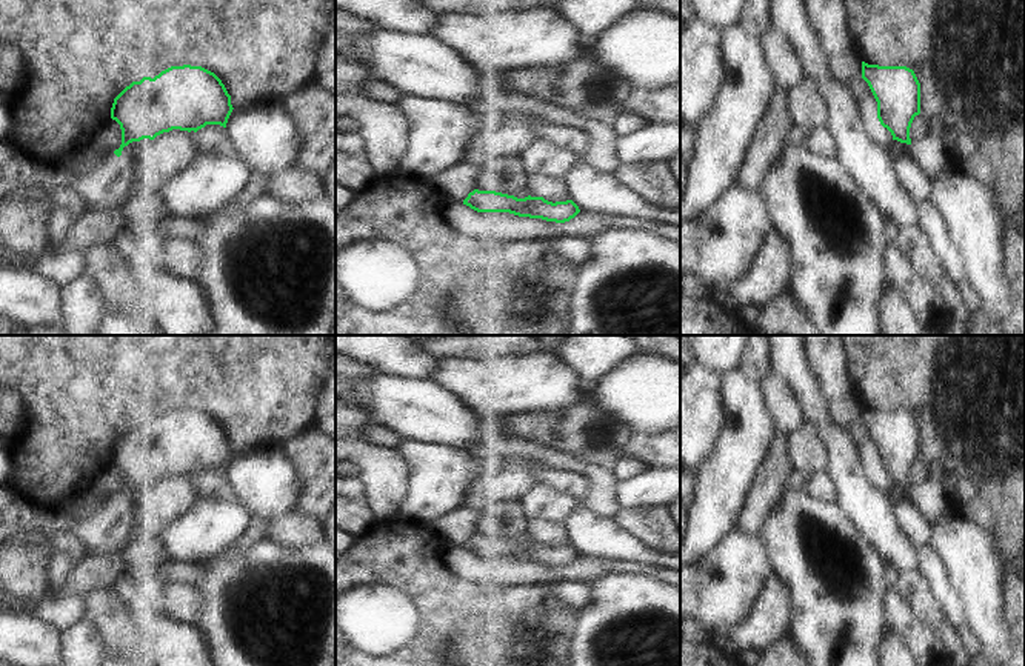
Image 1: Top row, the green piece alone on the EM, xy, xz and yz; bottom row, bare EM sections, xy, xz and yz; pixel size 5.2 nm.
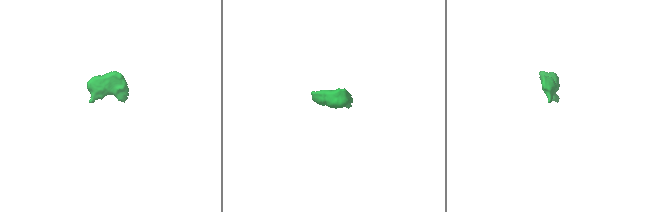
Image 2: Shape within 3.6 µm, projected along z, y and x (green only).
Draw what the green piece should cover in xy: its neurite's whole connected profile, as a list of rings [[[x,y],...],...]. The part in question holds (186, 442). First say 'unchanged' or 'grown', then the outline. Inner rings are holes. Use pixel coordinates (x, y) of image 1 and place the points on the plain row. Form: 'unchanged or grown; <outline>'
unchanged; [[[191,409],[171,411],[154,423],[132,426],[114,443],[111,463],[122,474],[122,489],[114,498],[120,501],[129,488],[154,485],[172,474],[226,472],[232,454],[231,440],[214,417]]]

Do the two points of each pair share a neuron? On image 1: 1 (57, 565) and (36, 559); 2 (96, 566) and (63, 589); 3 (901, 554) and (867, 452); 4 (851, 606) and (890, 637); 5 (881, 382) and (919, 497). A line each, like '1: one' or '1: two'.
1: two
2: one
3: two
4: two
5: two

